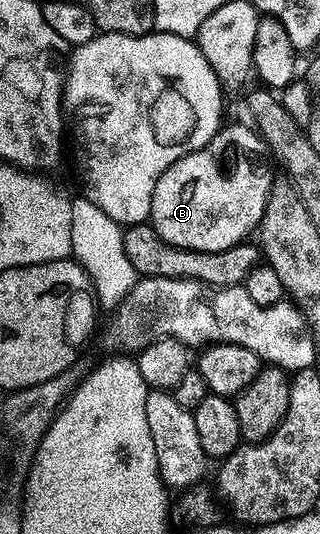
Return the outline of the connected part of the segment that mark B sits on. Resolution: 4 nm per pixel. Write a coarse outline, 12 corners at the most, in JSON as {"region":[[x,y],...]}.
{"region":[[248,123],[155,182],[149,220],[188,251],[260,225],[275,177]]}

